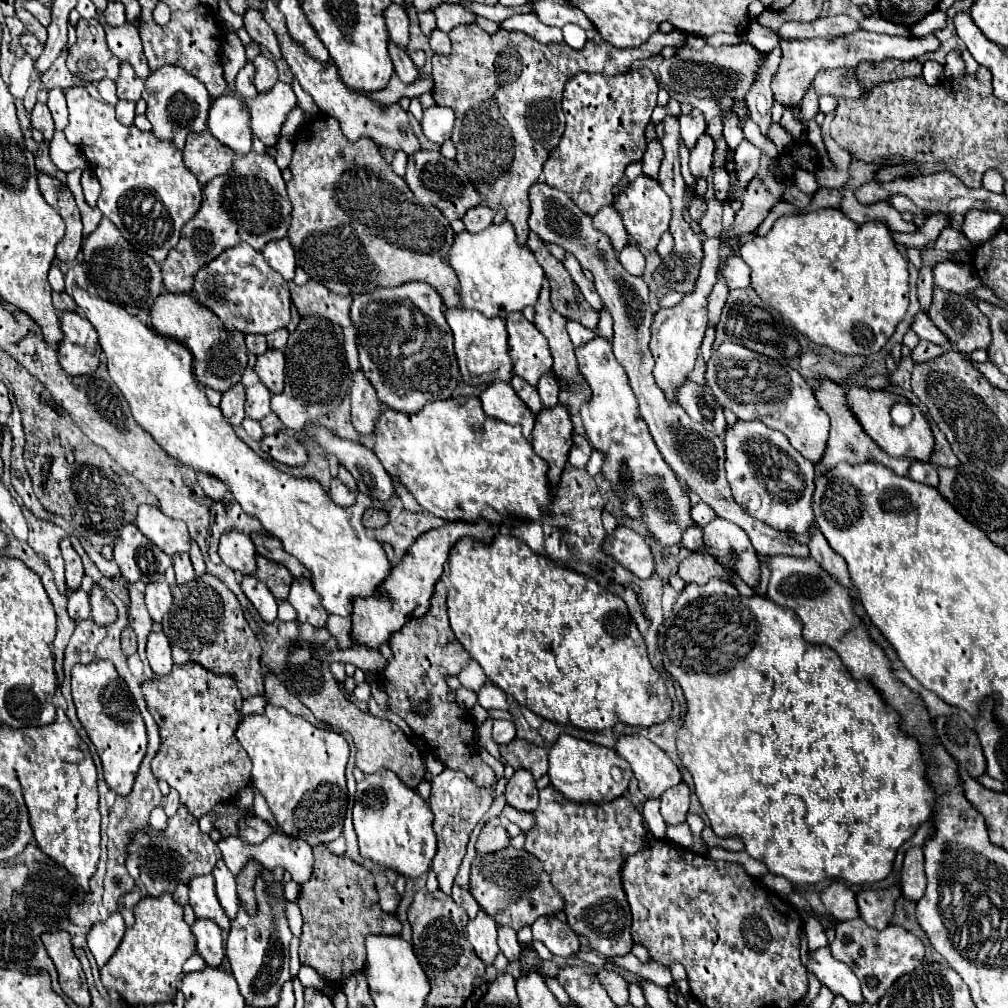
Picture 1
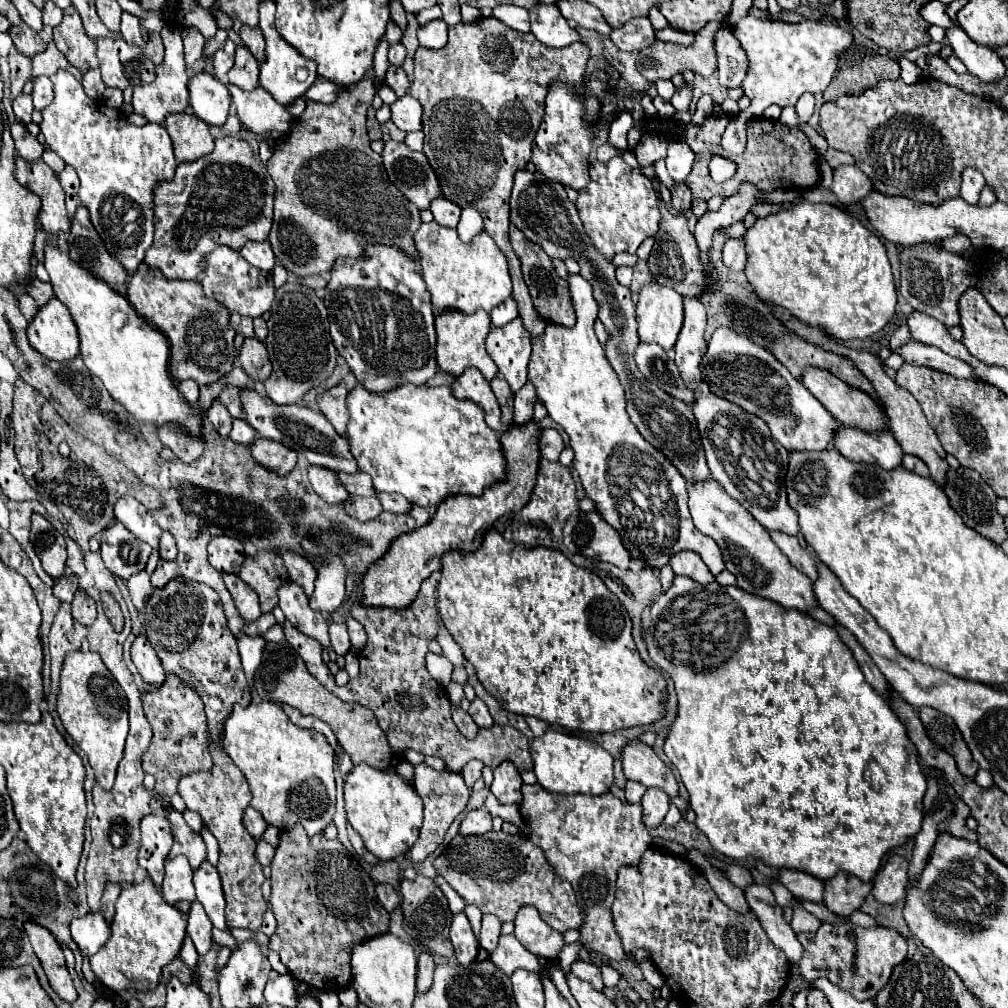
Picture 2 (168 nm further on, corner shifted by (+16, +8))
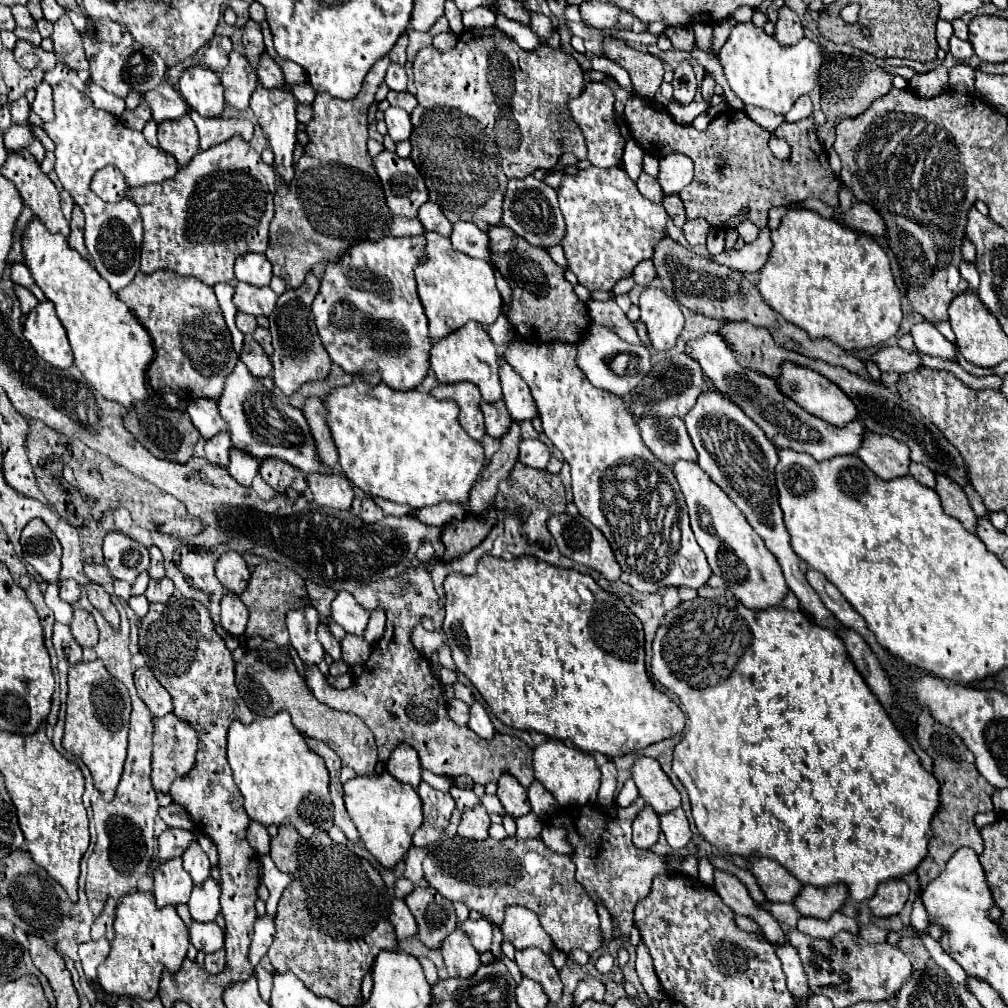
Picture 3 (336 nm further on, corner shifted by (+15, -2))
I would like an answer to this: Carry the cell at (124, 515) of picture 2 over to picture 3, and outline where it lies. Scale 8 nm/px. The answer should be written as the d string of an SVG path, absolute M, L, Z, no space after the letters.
M117 508L117 510L113 512L113 516L115 516L115 526L117 526L121 532L125 532L125 530L131 528L133 520L131 520L131 514L129 514L125 508Z

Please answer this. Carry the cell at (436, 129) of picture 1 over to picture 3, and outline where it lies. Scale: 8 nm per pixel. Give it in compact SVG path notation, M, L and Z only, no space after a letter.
M387 108L387 116L385 116L387 128L389 128L389 136L395 142L403 142L409 140L411 132L413 132L413 124L411 124L411 116L403 110L403 108Z

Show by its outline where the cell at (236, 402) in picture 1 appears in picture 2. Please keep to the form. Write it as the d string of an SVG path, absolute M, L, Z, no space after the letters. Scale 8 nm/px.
M214 402L214 406L210 406L206 418L214 426L214 430L220 434L220 438L228 438L228 434L232 430L232 418L230 418L228 410L224 410L224 406L220 406L220 402Z

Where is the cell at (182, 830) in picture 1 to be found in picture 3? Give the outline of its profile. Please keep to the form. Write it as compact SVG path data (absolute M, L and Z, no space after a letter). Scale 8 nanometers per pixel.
M191 842L181 858L183 858L183 868L189 872L195 884L201 884L209 878L211 866L205 852L201 852L201 846L197 842Z

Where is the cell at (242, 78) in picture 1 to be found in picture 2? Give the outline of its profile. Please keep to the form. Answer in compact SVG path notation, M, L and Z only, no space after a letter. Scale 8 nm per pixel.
M226 38L224 46L216 50L216 54L214 54L214 74L216 74L218 80L224 80L226 74L228 74L228 70L232 68L234 50L236 50L236 44L230 38Z

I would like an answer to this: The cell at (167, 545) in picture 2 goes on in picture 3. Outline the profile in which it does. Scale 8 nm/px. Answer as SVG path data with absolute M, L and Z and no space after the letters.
M151 546L149 552L151 552L151 568L149 568L149 576L151 576L151 578L163 578L163 576L165 576L165 560L163 560L159 548L157 548L157 546Z

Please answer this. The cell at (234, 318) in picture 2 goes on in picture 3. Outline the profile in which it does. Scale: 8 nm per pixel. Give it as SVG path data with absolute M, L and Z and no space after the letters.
M237 314L237 318L235 318L235 322L237 322L237 328L243 332L243 334L253 334L255 332L255 328L257 328L257 320L255 320L255 316L249 316L249 314Z

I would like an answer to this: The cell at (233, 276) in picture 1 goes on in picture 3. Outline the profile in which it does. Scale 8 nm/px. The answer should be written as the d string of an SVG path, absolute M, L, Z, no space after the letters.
M237 282L237 286L235 286L233 304L243 314L269 316L275 308L275 302L277 302L277 296L269 286L257 288L257 286L245 284L245 282Z

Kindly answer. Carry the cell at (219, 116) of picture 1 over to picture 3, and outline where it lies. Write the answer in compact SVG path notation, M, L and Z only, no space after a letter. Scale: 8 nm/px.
M205 66L189 68L179 78L179 90L187 104L195 112L199 112L201 118L219 118L225 110L225 98L219 76Z

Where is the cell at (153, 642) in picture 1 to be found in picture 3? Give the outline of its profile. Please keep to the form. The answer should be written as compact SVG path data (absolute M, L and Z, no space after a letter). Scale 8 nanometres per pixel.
M141 666L135 670L135 686L141 700L147 704L153 716L165 716L173 712L169 692L155 680L153 672L147 666Z

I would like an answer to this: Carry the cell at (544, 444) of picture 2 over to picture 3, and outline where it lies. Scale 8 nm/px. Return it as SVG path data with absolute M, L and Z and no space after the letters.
M523 440L519 460L531 468L545 468L551 460L551 450L541 440Z

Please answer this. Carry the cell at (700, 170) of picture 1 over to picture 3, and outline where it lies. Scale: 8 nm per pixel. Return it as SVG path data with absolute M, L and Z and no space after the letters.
M669 154L659 160L659 184L663 194L679 194L693 180L693 162L685 154Z

